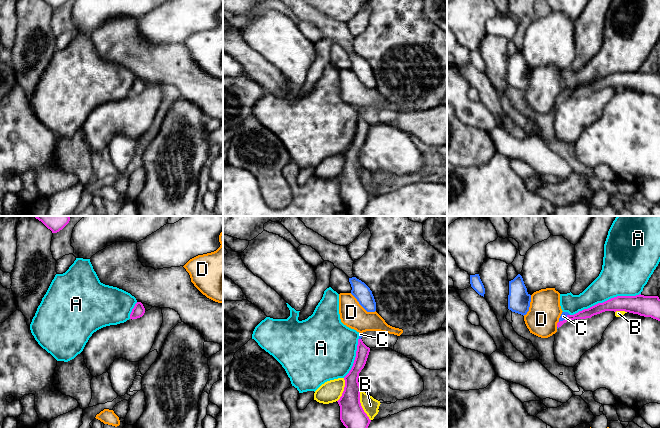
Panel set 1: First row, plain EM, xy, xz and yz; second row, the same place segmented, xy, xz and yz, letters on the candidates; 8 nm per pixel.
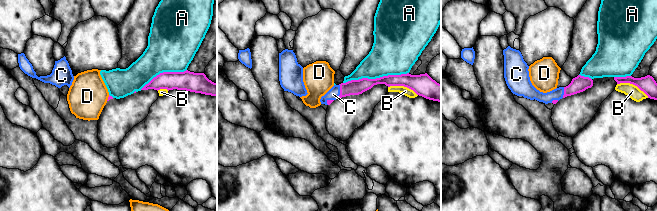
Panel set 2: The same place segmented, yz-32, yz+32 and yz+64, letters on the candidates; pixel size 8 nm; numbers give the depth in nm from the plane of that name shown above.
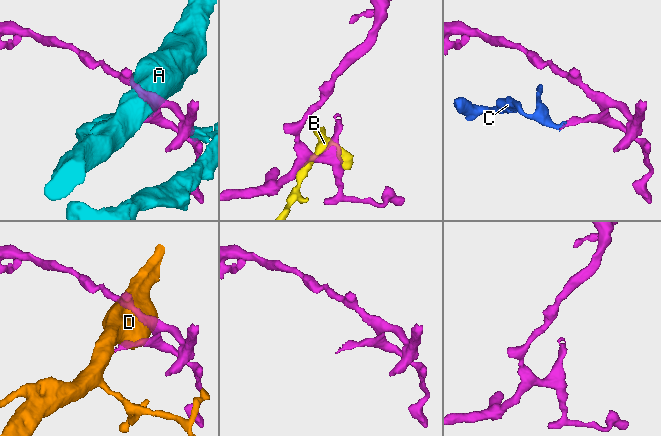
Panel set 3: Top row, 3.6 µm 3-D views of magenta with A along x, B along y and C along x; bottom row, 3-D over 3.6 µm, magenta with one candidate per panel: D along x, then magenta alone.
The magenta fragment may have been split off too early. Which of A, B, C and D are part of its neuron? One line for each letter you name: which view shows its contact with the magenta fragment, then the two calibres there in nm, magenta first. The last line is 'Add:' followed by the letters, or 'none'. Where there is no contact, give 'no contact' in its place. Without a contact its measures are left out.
C: yz | 80/50 nm
Add: C

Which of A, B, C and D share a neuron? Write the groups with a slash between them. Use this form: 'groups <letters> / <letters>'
groups A / B / C / D

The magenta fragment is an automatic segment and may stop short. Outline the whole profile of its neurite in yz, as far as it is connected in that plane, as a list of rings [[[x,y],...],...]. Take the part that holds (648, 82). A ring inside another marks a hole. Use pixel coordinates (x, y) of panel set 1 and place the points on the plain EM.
[[[617,72],[603,79],[598,79],[574,91],[562,88],[557,105],[569,96],[591,94],[605,87],[625,87],[660,97],[660,75],[658,72]]]

